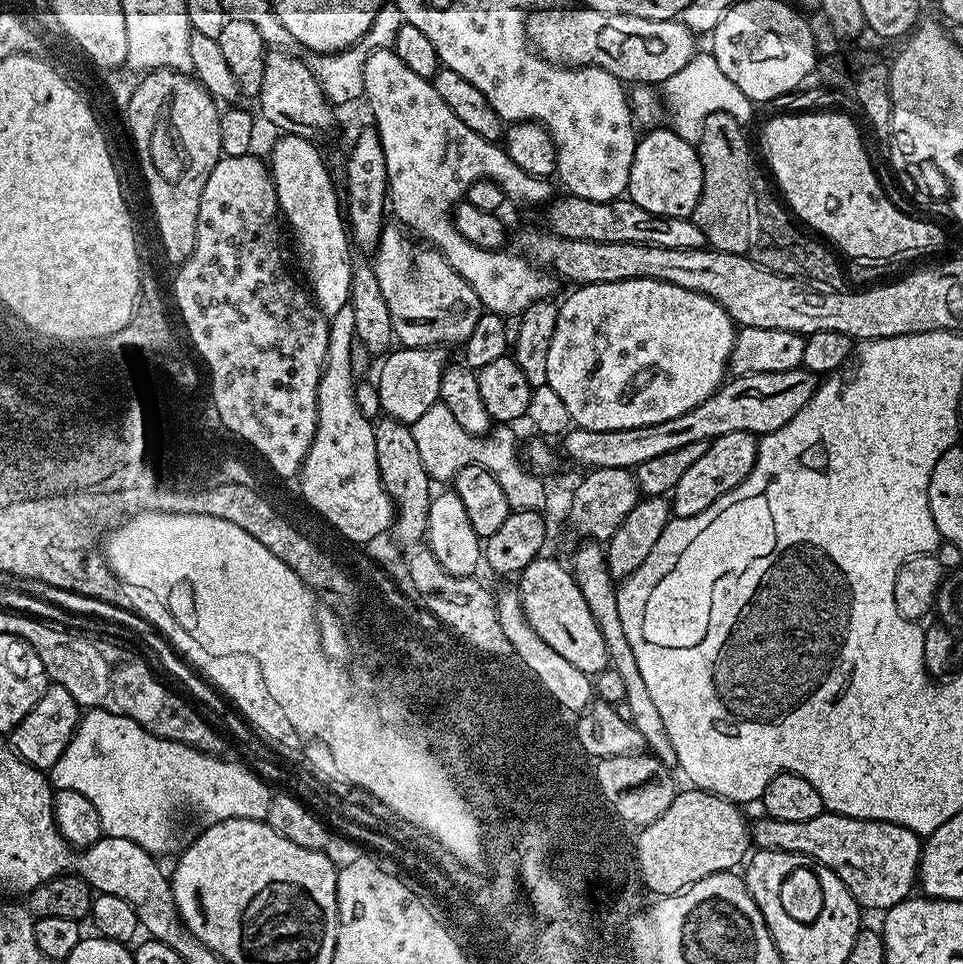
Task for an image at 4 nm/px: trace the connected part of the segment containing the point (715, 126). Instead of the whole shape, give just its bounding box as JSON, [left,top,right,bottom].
[691,112,756,255]

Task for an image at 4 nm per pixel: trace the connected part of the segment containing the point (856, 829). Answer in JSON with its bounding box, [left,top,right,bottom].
[750,810,922,909]

